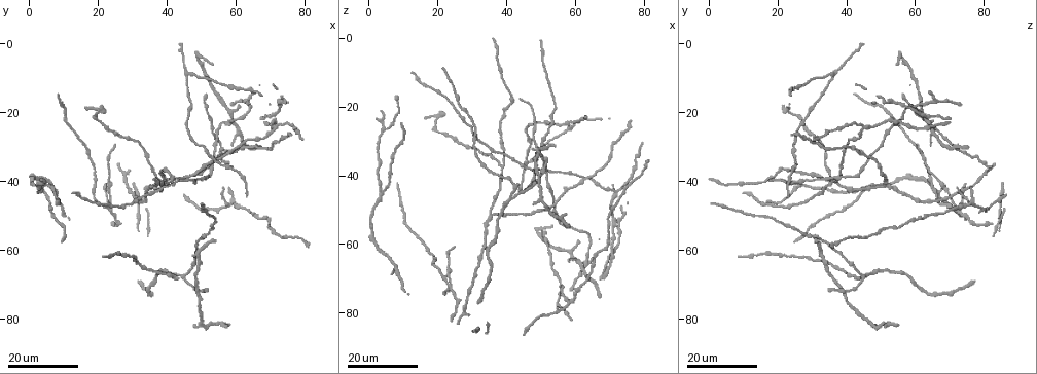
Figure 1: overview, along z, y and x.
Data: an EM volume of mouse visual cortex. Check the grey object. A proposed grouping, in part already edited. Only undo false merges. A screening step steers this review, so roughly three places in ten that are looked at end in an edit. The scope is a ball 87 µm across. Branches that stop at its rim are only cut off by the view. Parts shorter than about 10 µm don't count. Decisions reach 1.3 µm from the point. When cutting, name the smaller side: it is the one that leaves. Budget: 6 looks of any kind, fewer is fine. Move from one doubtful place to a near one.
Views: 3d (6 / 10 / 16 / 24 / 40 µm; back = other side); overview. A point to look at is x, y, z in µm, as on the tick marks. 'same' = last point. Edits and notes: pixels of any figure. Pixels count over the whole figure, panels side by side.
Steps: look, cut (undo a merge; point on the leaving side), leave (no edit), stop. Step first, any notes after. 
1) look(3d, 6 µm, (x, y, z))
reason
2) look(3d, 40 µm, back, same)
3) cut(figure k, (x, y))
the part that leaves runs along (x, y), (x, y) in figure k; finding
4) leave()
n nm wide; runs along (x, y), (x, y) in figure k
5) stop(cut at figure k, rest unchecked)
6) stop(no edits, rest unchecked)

look(3d, 16 µm, (71.5, 24.5, 45.0))
two arms in line, one across

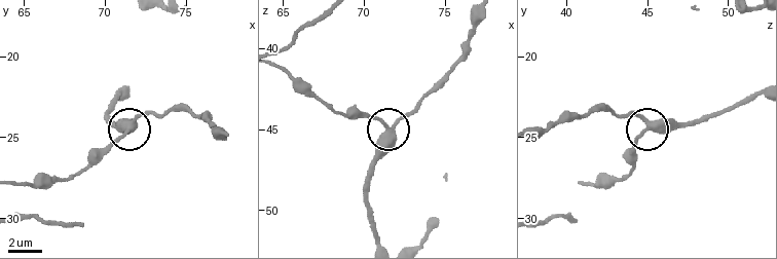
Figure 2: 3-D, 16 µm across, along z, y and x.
look(3d, 10 µm, (71.8, 24.2, 45.2))

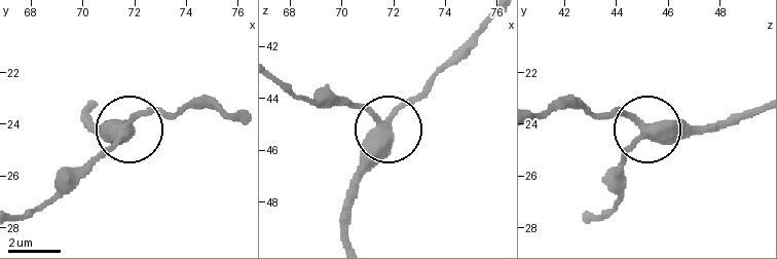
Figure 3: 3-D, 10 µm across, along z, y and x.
leave()
side arm 19 µm; 3 arms; one cell here

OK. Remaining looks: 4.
look(3d, 16 µm, (54.0, 33.0, 47.5))

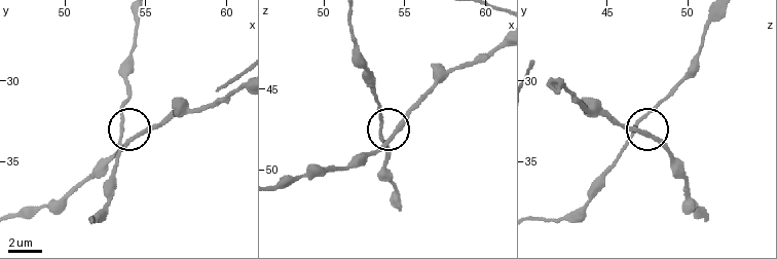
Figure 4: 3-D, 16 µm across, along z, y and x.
look(3d, 10 µm, (54.4, 33.5, 47.6))
closer look

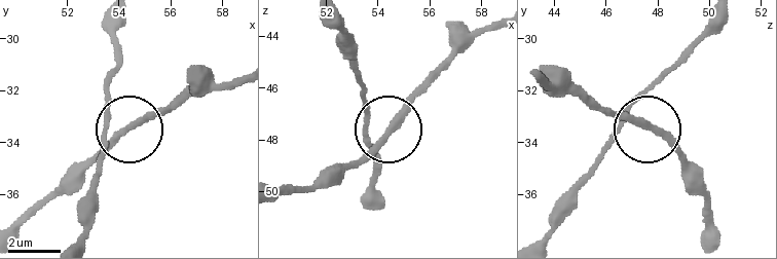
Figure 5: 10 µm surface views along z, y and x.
leave()
4 arms; continuous, no second cell

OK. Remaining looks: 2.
look(3d, 24 µm, (38.0, 40.5, 38.0))
two arms in line, one across

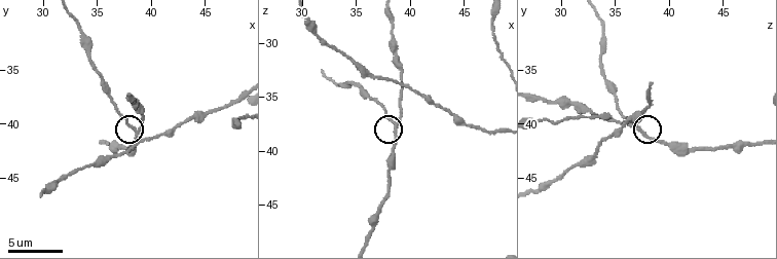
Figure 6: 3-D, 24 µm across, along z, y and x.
look(3d, 10 µm, (38.6, 40.6, 37.2))

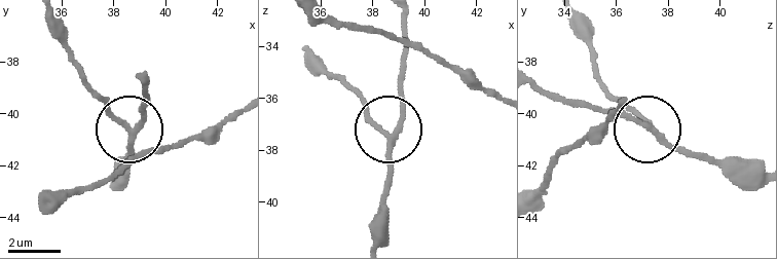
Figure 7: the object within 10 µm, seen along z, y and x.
leave()
190 nm wide; runs along (754, 164), (675, 149), (597, 81) in figure 7; continuous, no second cell

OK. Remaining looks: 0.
stop(no edits, rest unchecked)

